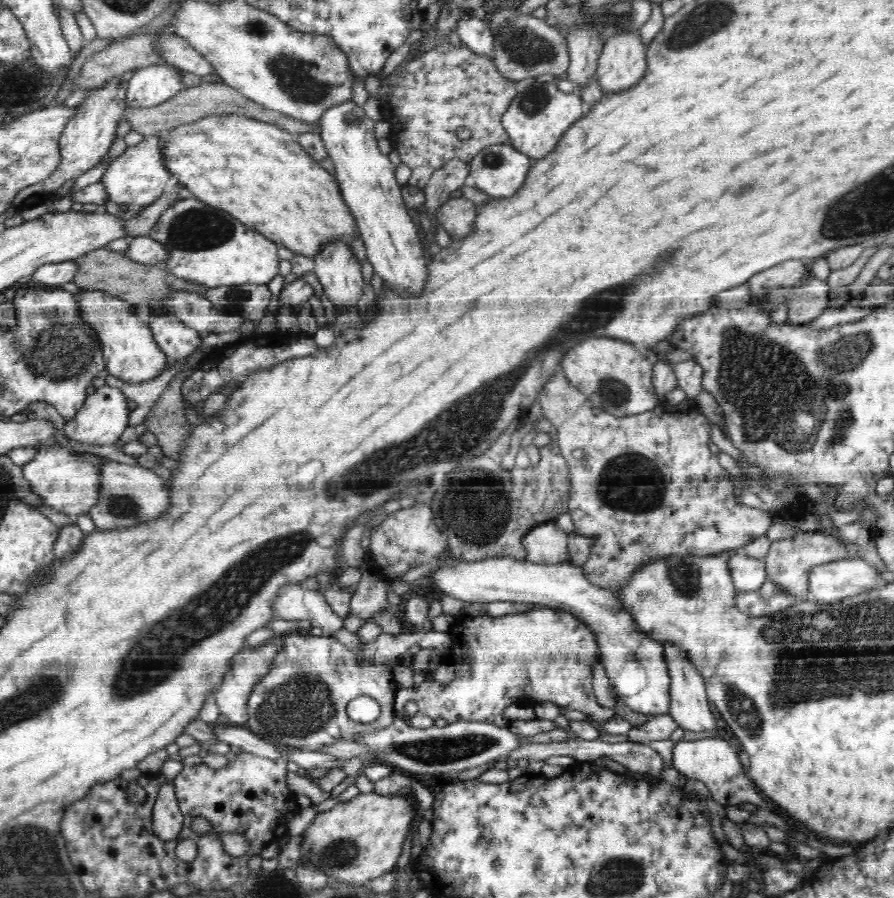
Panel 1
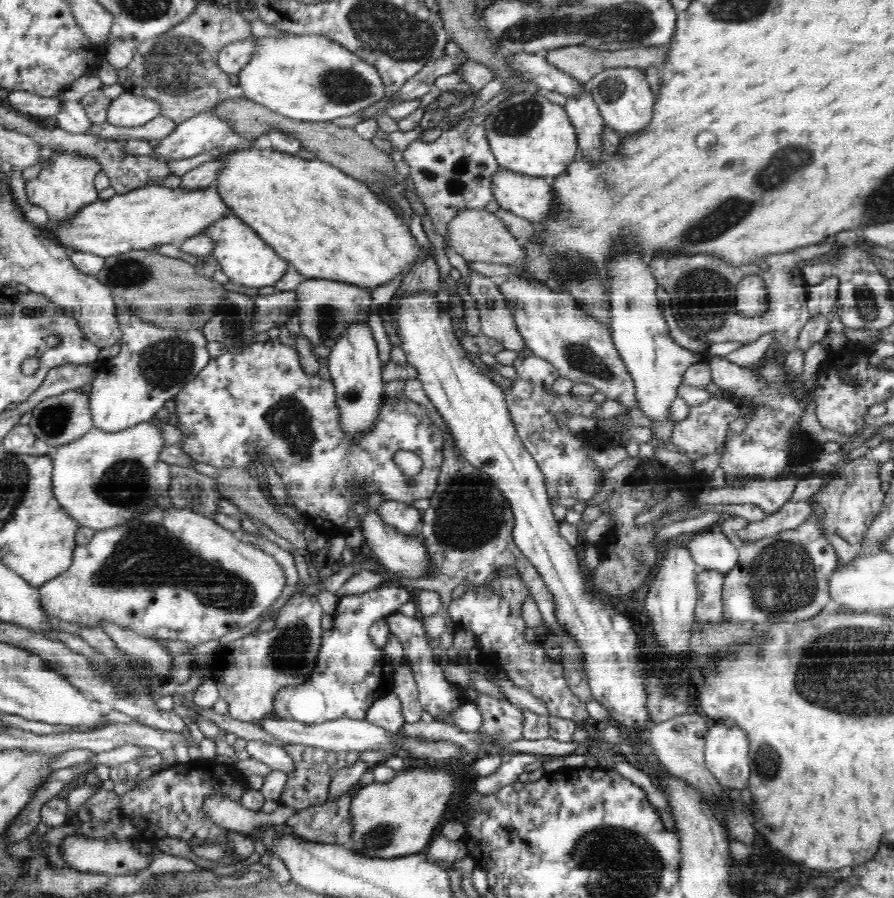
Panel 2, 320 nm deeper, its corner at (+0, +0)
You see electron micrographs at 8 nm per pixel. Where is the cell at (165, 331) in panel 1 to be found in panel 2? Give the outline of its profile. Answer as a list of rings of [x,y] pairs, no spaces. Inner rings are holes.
[[[118,304],[118,308],[120,308],[118,321],[122,329],[122,348],[111,360],[97,363],[98,374],[88,393],[89,416],[92,418],[93,426],[106,432],[123,431],[154,418],[156,412],[164,406],[164,402],[174,399],[185,384],[208,366],[211,359],[206,349],[208,340],[202,329],[160,328],[154,323],[143,322],[136,315],[130,314],[130,308],[126,304]]]

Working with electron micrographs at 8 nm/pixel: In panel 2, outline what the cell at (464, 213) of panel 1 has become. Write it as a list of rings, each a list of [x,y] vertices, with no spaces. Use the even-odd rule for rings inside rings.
[[[464,210],[456,218],[450,220],[446,233],[451,247],[461,262],[487,262],[488,264],[517,264],[522,263],[524,256],[520,252],[520,244],[506,229],[506,225],[494,213],[482,210]]]

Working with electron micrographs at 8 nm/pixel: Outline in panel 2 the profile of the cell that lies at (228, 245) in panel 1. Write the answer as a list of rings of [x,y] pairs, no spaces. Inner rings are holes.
[[[234,214],[221,217],[208,225],[204,234],[214,243],[211,253],[221,266],[222,271],[231,282],[254,288],[273,285],[282,280],[286,274],[289,262],[282,258],[272,247],[270,247],[256,231],[248,224],[241,222]]]

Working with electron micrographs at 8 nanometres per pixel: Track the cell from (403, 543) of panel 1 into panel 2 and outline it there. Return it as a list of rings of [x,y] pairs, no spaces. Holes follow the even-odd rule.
[[[384,500],[377,507],[377,515],[382,523],[394,527],[404,535],[418,536],[422,522],[423,512],[394,500]]]

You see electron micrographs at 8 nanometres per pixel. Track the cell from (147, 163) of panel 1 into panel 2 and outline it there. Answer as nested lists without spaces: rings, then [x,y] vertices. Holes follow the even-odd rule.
[[[210,108],[175,125],[156,148],[156,156],[166,162],[172,158],[180,160],[198,156],[221,147],[226,138],[235,132],[224,119],[217,118],[209,111]]]

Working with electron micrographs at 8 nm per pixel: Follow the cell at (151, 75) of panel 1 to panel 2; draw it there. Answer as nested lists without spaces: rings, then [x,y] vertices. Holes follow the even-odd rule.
[[[129,91],[112,101],[107,120],[116,125],[146,124],[156,118],[160,110],[160,102]]]

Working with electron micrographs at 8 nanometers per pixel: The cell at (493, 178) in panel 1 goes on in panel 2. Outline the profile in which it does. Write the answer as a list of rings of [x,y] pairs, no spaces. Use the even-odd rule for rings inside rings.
[[[499,167],[492,176],[493,198],[500,209],[526,218],[532,223],[543,219],[551,209],[551,180],[528,176],[514,169]]]

